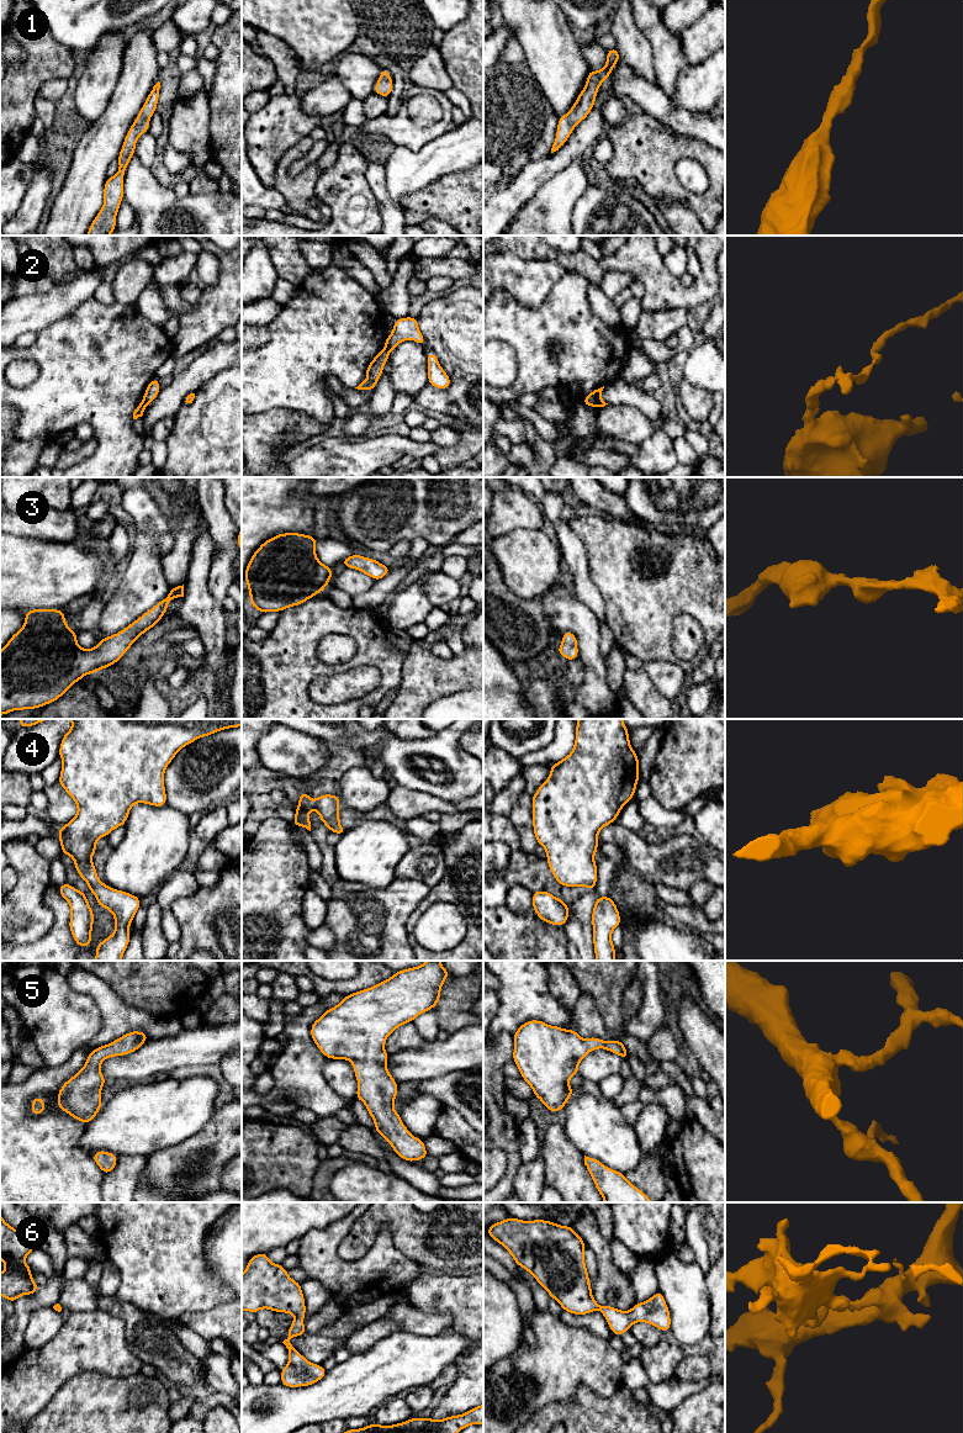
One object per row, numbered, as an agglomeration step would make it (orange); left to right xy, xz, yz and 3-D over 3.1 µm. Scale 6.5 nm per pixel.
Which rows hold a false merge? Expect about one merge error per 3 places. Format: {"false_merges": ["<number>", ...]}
{"false_merges": ["2"]}

